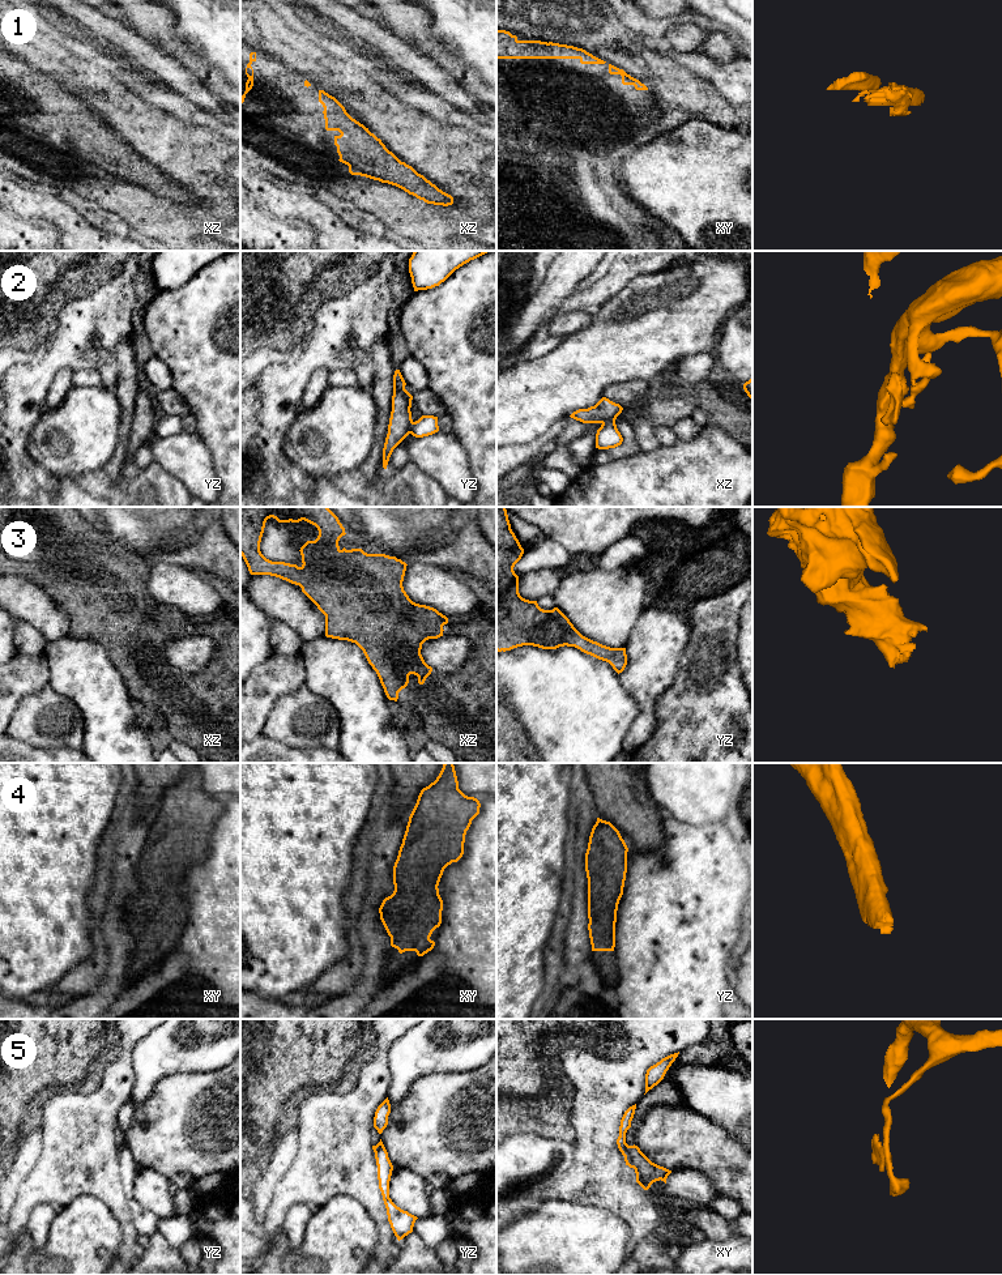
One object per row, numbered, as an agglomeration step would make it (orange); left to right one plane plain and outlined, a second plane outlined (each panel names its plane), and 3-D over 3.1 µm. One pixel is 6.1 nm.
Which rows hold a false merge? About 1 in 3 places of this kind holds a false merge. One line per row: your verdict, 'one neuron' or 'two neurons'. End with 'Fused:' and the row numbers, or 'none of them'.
1: one neuron
2: two neurons
3: one neuron
4: one neuron
5: two neurons
Fused: 2, 5

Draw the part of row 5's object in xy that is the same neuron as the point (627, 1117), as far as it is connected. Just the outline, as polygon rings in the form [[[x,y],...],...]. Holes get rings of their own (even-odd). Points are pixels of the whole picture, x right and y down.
[[[636,1104],[630,1106],[624,1112],[624,1114],[621,1120],[619,1137],[617,1139],[618,1148],[622,1152],[622,1155],[624,1156],[626,1165],[628,1165],[630,1168],[634,1168],[634,1164],[631,1160],[631,1155],[628,1152],[628,1144],[626,1143],[626,1133],[631,1127],[631,1121],[634,1118],[635,1109],[636,1109]]]

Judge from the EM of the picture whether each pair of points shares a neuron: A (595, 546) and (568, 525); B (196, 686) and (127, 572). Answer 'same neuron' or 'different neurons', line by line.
A: same neuron
B: same neuron

